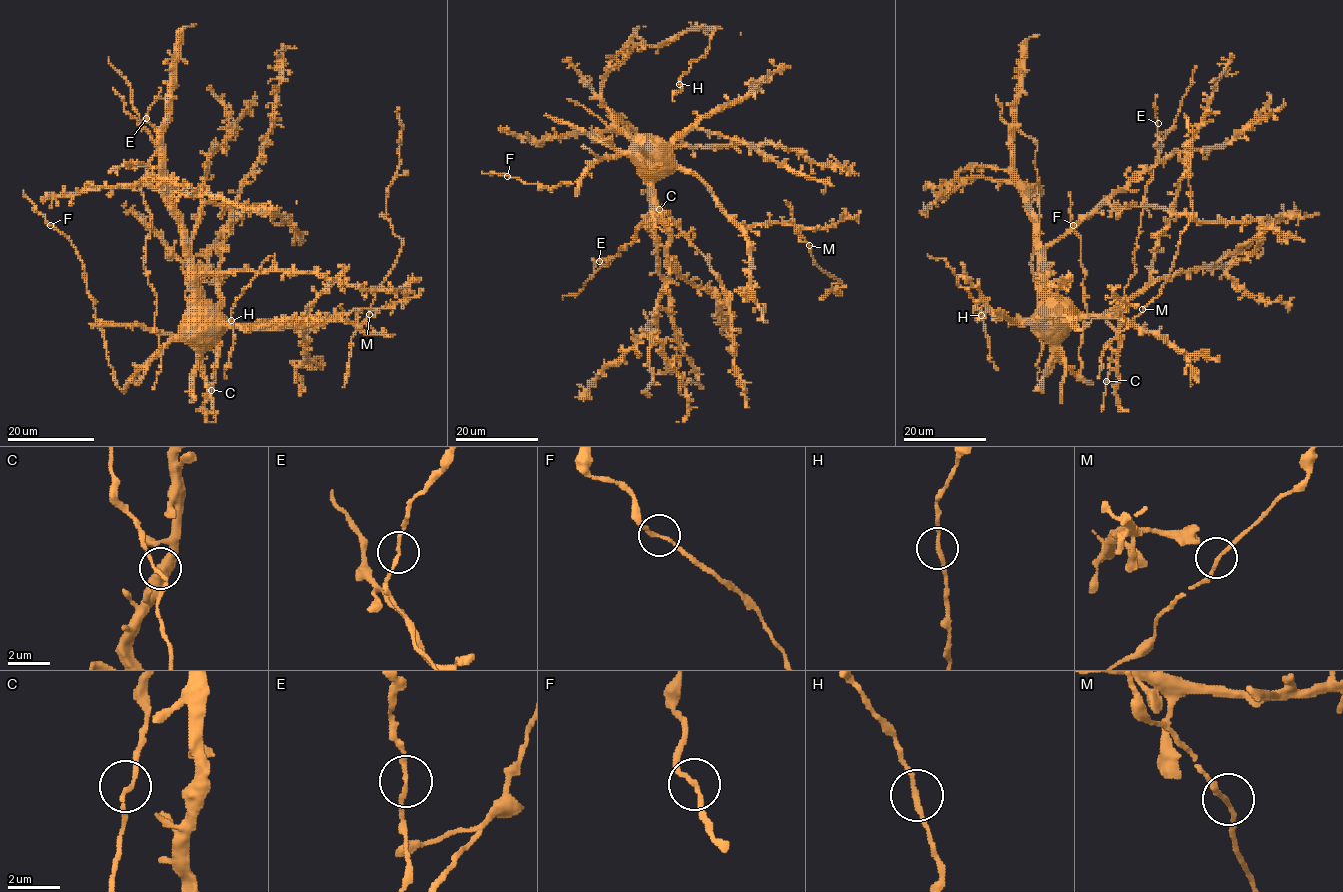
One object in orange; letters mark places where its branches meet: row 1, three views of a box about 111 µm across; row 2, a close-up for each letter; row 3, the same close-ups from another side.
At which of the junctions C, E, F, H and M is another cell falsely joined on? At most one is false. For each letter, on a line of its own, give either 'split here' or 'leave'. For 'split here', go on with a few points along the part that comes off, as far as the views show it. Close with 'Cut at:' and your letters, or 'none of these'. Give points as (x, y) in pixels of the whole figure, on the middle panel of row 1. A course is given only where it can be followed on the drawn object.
C: leave
E: leave
F: leave
H: leave
M: leave
Cut at: none of these

